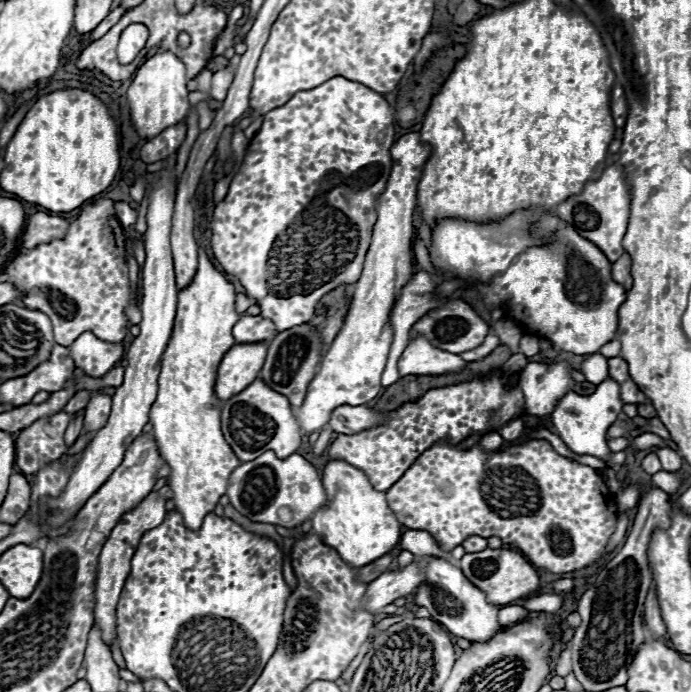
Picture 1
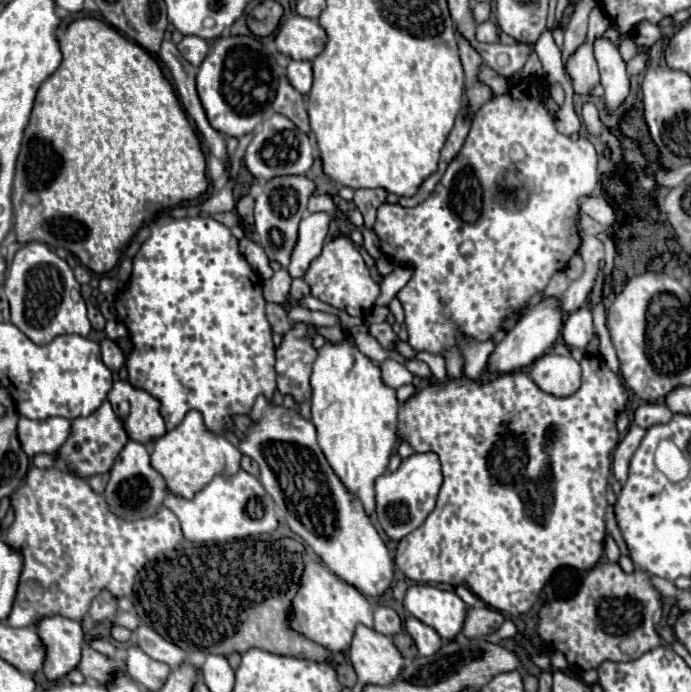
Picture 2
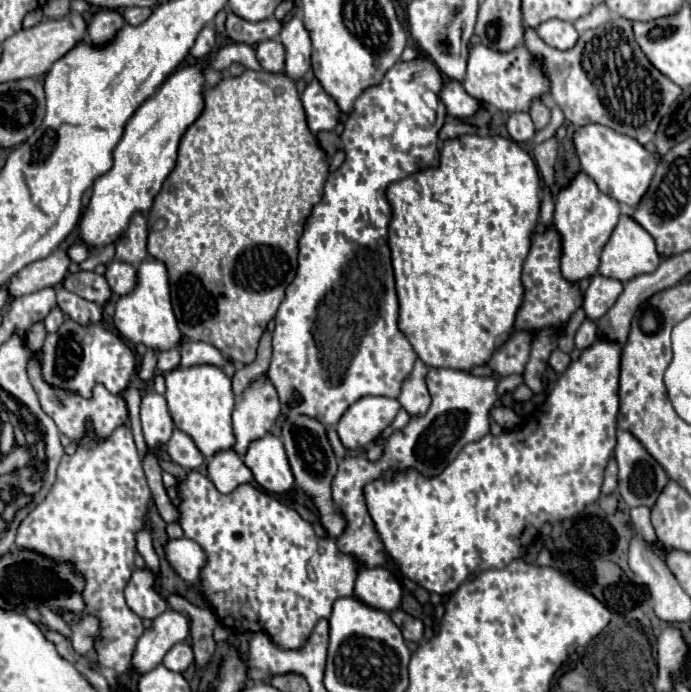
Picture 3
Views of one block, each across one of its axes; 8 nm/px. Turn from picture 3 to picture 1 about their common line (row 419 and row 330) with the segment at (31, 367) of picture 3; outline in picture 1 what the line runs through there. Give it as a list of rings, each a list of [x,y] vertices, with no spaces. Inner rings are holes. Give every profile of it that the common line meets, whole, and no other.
[[[106,198],[96,200],[82,208],[78,218],[68,226],[68,232],[64,238],[42,242],[36,248],[14,256],[6,264],[4,276],[6,276],[6,282],[10,282],[16,290],[20,290],[18,302],[24,308],[44,312],[50,318],[56,344],[70,346],[82,332],[94,332],[104,342],[122,342],[128,332],[126,308],[132,300],[124,240],[126,238],[124,238],[122,226],[114,214],[114,202]]]

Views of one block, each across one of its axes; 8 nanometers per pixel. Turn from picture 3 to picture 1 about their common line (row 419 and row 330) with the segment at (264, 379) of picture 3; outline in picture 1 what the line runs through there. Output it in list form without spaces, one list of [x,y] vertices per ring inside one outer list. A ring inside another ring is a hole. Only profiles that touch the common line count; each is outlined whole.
[[[242,316],[238,324],[232,328],[232,336],[236,344],[254,344],[254,342],[270,342],[276,336],[276,328],[272,320],[262,316]]]

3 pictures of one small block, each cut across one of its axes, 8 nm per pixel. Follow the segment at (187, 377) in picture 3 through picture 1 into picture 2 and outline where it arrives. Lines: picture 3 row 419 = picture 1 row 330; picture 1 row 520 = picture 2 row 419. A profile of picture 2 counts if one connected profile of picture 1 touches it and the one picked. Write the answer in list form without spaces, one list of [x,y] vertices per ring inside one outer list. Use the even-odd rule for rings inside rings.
[[[190,410],[174,430],[166,432],[154,442],[150,464],[164,476],[166,486],[172,494],[190,498],[194,496],[194,492],[198,492],[198,488],[204,488],[214,476],[236,474],[240,470],[240,458],[242,454],[236,446],[232,446],[224,436],[208,432],[202,422],[202,414]]]

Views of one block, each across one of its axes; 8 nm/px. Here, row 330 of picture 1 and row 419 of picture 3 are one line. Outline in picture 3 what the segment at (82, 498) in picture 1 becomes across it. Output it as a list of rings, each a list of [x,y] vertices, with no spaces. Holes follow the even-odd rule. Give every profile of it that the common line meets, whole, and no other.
[[[150,392],[142,396],[140,420],[142,420],[142,434],[148,444],[148,450],[162,448],[170,440],[174,424],[166,406],[166,398],[162,394]]]

